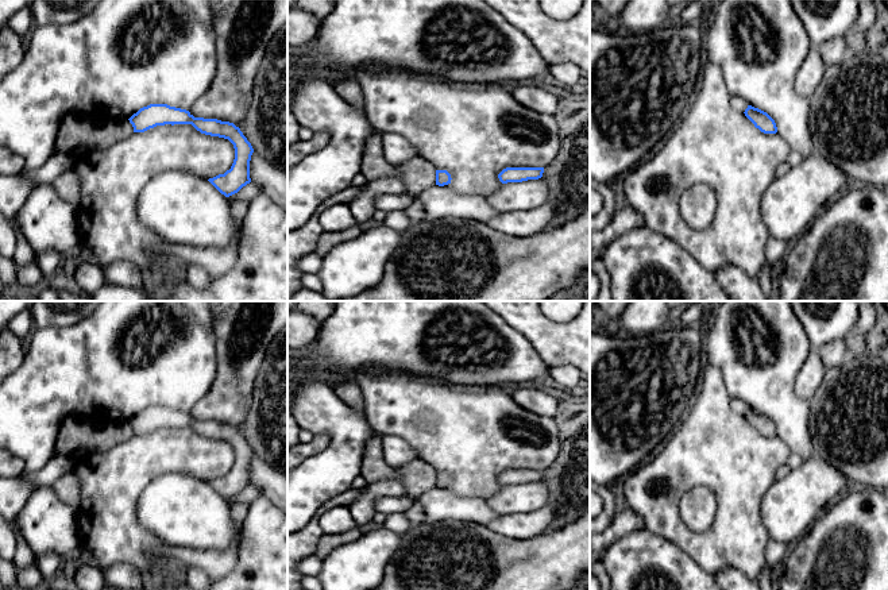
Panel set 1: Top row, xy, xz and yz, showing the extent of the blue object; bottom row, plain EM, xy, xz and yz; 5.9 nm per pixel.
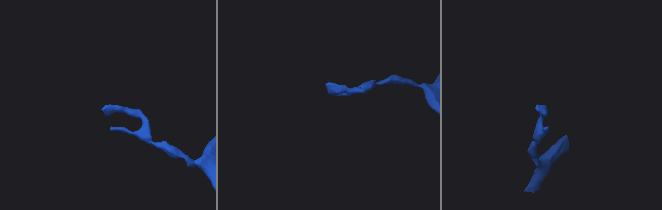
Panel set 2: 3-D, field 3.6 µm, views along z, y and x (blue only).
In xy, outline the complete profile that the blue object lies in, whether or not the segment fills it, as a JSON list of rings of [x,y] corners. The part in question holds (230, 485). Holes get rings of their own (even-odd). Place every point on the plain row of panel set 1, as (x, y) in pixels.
[[[150,406],[130,421],[120,420],[100,427],[84,416],[70,414],[61,424],[55,450],[62,455],[74,454],[80,448],[85,448],[88,454],[103,452],[132,435],[165,427],[192,427],[201,436],[224,440],[233,447],[235,462],[231,471],[208,482],[221,497],[229,500],[251,485],[250,463],[254,451],[239,429],[217,421],[194,420],[189,413],[167,406]]]

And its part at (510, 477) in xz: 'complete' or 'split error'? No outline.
complete

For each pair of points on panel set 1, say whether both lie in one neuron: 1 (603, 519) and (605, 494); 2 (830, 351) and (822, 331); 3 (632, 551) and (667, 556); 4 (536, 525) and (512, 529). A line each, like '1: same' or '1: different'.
1: same
2: different
3: same
4: same

